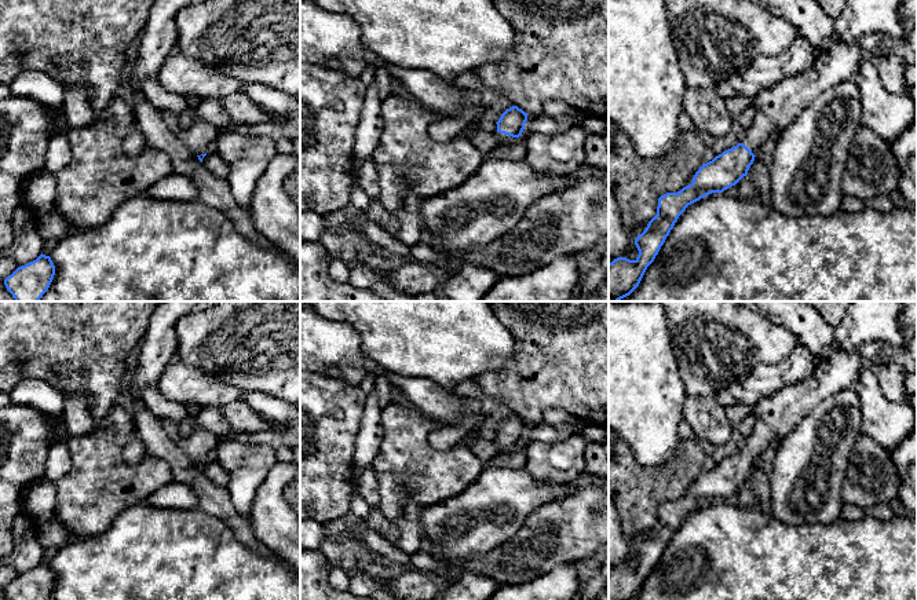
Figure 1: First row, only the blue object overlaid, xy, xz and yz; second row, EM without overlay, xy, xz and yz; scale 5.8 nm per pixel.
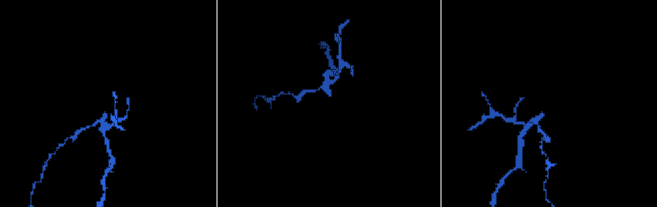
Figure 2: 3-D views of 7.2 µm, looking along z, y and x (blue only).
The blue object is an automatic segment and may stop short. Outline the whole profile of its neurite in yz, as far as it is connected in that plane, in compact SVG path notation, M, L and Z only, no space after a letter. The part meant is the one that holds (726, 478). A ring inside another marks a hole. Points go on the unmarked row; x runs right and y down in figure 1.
M851 301L841 325L834 329L836 352L816 359L810 378L756 403L752 413L757 422L746 436L744 450L704 472L691 493L658 506L657 523L635 548L637 566L617 566L609 571L609 600L633 600L688 513L735 494L748 483L768 446L777 446L785 439L825 398L856 381L863 366L859 348L880 340L889 340L895 347L906 344L898 325L902 304L903 301Z

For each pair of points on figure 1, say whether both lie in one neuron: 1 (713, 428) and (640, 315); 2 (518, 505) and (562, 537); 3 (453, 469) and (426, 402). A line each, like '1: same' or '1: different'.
1: different
2: different
3: different

